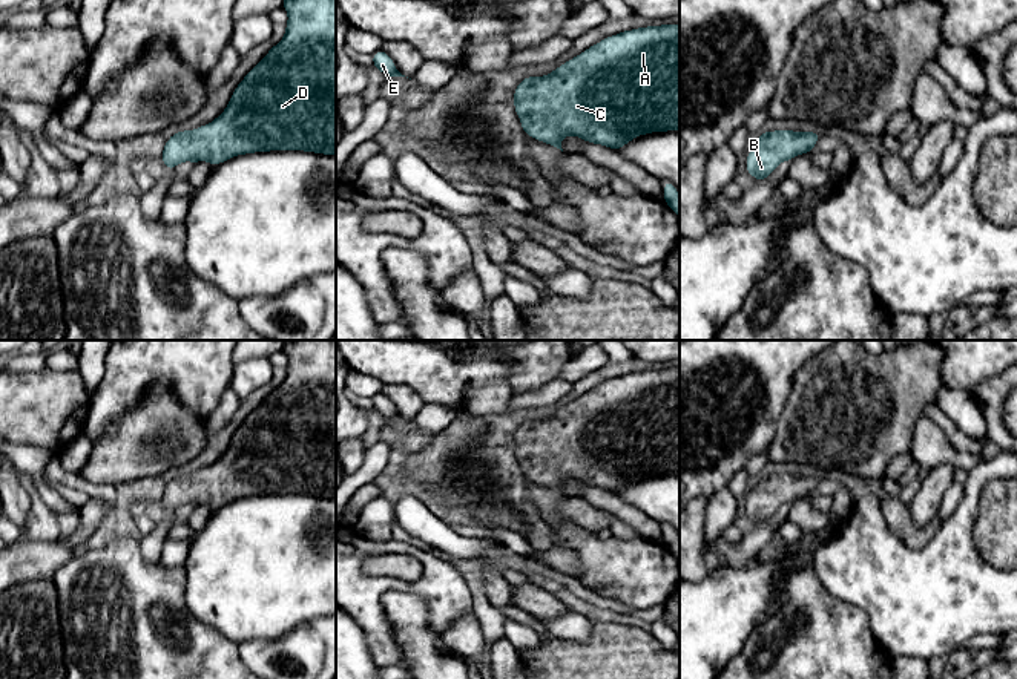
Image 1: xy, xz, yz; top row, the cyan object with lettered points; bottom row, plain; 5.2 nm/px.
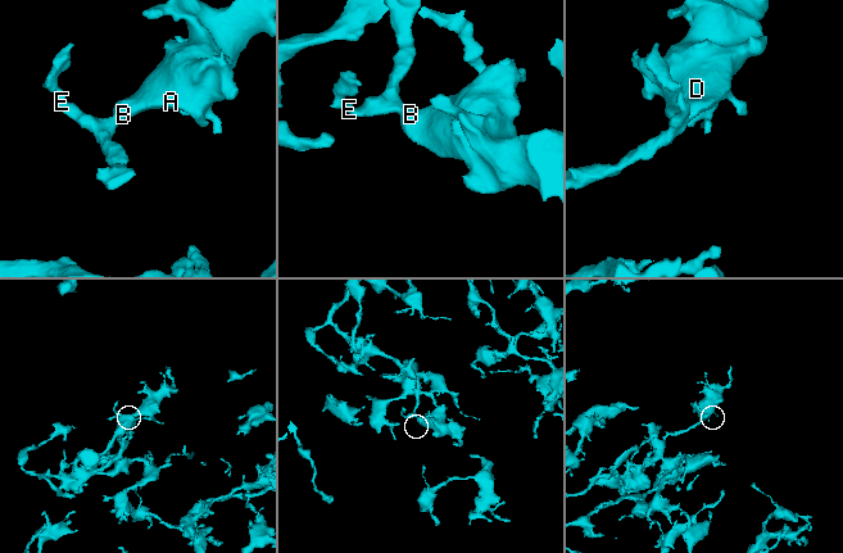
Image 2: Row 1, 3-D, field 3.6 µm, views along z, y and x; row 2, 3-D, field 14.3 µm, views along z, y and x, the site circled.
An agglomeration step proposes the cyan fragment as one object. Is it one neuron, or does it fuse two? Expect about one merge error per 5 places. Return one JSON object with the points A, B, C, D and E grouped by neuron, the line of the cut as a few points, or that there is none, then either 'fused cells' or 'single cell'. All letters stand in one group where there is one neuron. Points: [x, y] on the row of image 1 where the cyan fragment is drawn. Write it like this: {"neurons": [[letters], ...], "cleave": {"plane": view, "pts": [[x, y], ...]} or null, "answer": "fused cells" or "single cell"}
{"neurons": [["A", "B", "C", "D", "E"]], "cleave": null, "answer": "single cell"}

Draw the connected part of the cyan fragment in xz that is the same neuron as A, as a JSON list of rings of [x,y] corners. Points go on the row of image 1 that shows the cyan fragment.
[[[680,25],[606,37],[545,77],[525,77],[512,100],[523,132],[561,152],[566,135],[620,150],[640,135],[680,130]]]

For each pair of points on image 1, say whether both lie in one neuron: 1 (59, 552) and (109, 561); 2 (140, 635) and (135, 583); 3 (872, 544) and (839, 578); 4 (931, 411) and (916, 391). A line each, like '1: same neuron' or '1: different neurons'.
1: different neurons
2: same neuron
3: same neuron
4: different neurons

